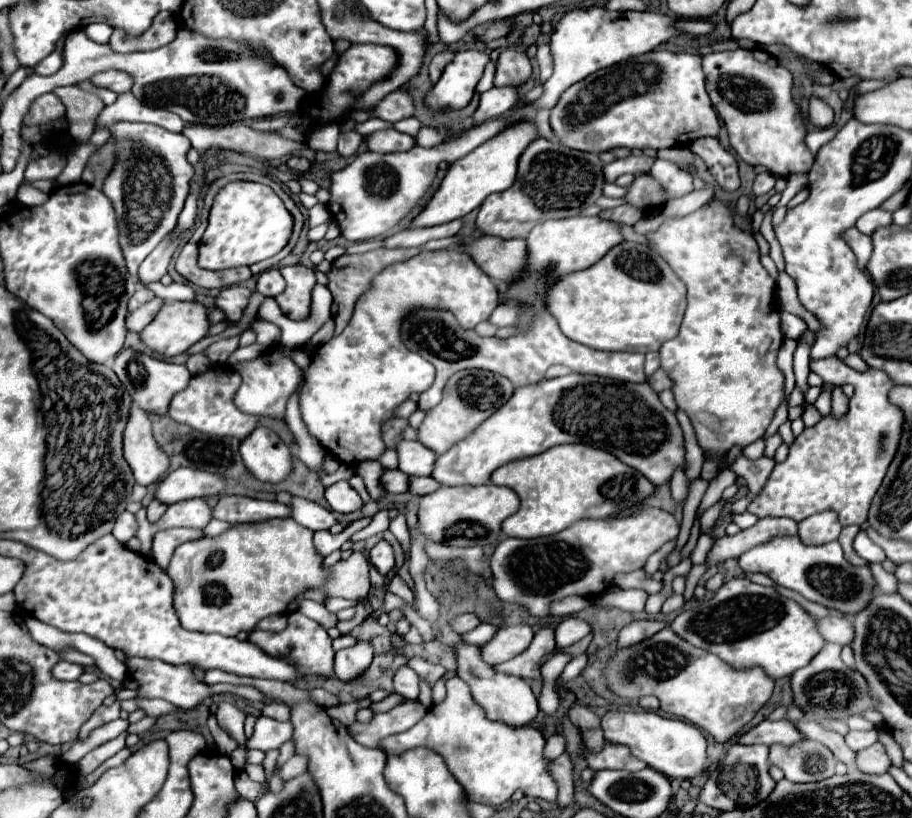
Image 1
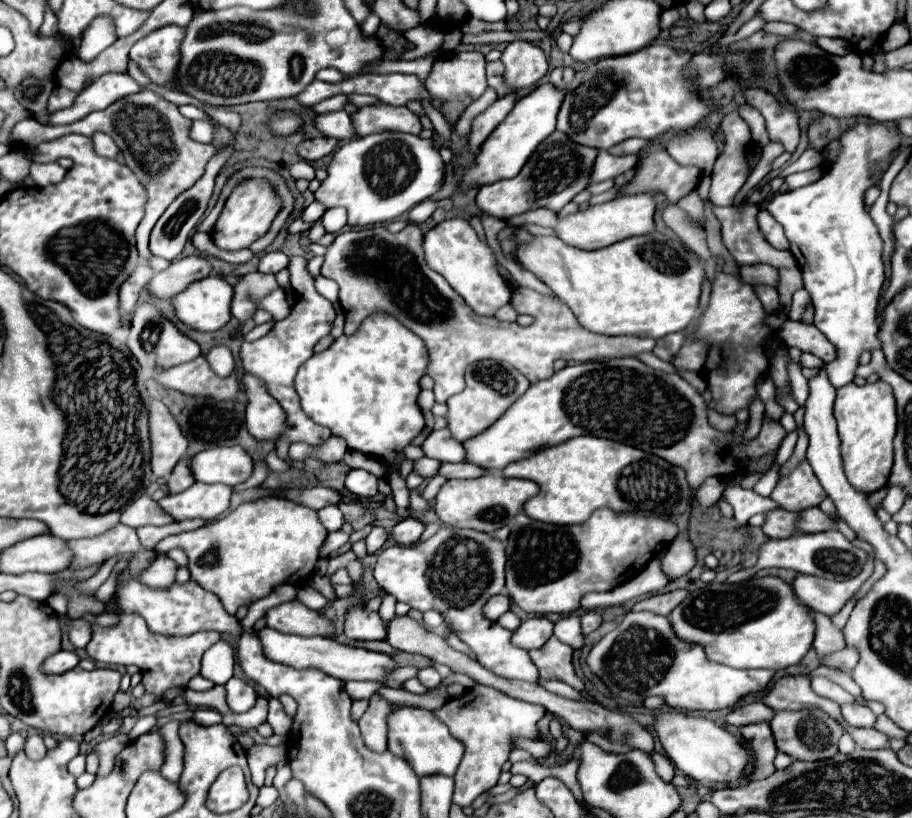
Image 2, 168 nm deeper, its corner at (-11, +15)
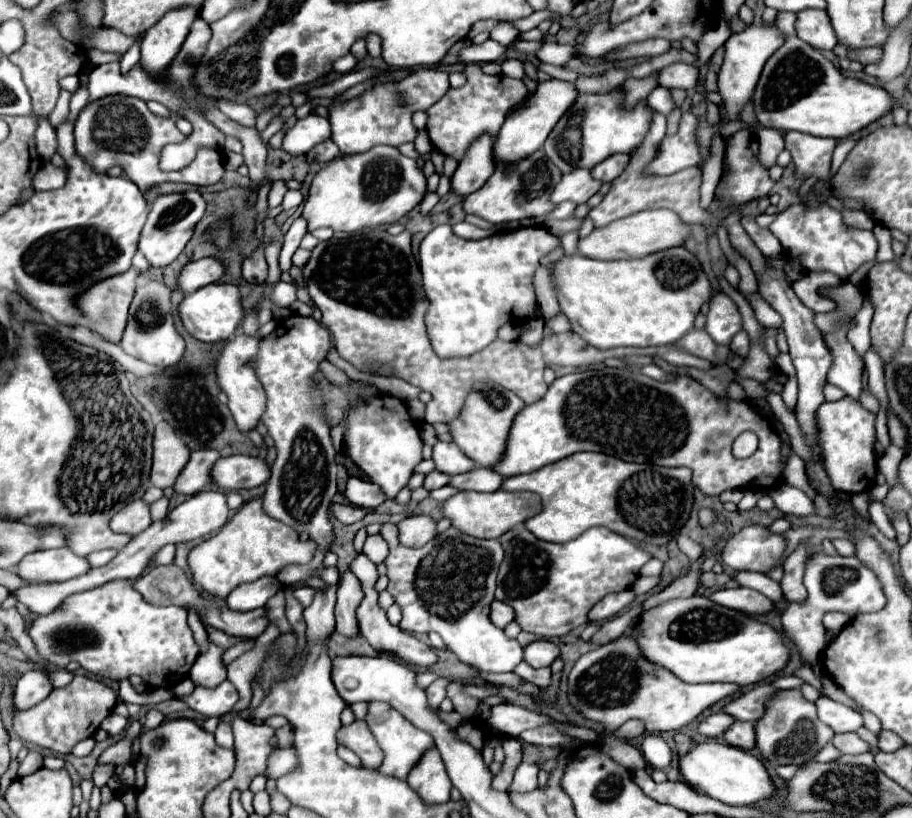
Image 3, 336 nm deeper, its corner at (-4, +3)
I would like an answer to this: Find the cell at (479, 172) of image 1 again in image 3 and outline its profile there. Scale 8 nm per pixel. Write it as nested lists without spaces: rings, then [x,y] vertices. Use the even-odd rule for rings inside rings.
[[[555,78],[547,82],[539,82],[537,90],[519,108],[515,108],[503,122],[499,136],[495,140],[495,146],[493,146],[493,162],[509,166],[537,152],[547,140],[553,126],[557,124],[557,120],[563,116],[563,112],[567,112],[567,108],[575,102],[575,96],[577,96],[577,90],[573,82],[561,82]]]

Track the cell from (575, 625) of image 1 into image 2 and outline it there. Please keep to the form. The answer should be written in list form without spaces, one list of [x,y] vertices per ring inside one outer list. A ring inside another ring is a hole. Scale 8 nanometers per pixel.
[[[584,612],[580,616],[580,620],[582,620],[582,634],[584,636],[590,634],[590,632],[594,632],[602,624],[602,616],[596,614],[596,612]]]

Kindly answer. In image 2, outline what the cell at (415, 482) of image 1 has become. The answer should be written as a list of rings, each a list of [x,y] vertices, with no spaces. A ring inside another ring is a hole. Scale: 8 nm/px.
[[[458,462],[458,464],[442,464],[440,474],[446,478],[478,478],[484,476],[486,470],[470,462]]]

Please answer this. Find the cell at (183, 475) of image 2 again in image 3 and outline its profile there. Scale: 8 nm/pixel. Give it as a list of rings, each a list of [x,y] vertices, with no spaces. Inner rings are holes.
[[[191,452],[191,458],[187,462],[187,466],[183,468],[183,472],[179,474],[173,490],[175,494],[181,496],[193,496],[197,492],[201,492],[211,480],[209,480],[209,470],[211,464],[215,464],[215,460],[219,458],[217,452]]]

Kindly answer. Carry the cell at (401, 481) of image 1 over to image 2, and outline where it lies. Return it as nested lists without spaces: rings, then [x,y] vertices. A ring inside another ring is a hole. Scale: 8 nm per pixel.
[[[420,458],[414,462],[414,472],[420,474],[422,478],[432,478],[438,474],[438,468],[442,466],[440,460],[434,460],[434,458]]]

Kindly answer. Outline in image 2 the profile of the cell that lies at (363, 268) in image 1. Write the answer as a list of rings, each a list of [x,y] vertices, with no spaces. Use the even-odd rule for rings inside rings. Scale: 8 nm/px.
[[[408,224],[402,232],[392,234],[386,226],[370,226],[364,230],[350,230],[340,232],[336,240],[328,246],[324,264],[322,264],[322,276],[328,276],[340,286],[340,304],[346,314],[344,334],[354,334],[362,320],[376,312],[386,312],[394,316],[398,322],[402,322],[408,330],[412,330],[416,336],[420,336],[426,344],[430,364],[426,374],[434,380],[434,394],[436,402],[444,404],[450,396],[464,390],[464,372],[466,366],[478,360],[504,360],[510,362],[514,368],[518,368],[532,384],[546,380],[552,376],[552,364],[554,360],[574,360],[574,362],[586,362],[586,360],[598,360],[598,358],[622,358],[622,356],[636,356],[640,352],[648,352],[654,348],[654,338],[640,338],[640,336],[602,336],[588,332],[582,328],[576,320],[576,316],[570,312],[566,304],[562,304],[558,298],[550,298],[544,294],[538,294],[530,288],[516,288],[512,296],[512,306],[522,312],[534,316],[532,326],[520,326],[510,322],[500,322],[496,318],[486,316],[474,316],[470,308],[466,308],[466,302],[450,288],[450,284],[434,270],[428,268],[422,252],[422,230],[416,224]]]

